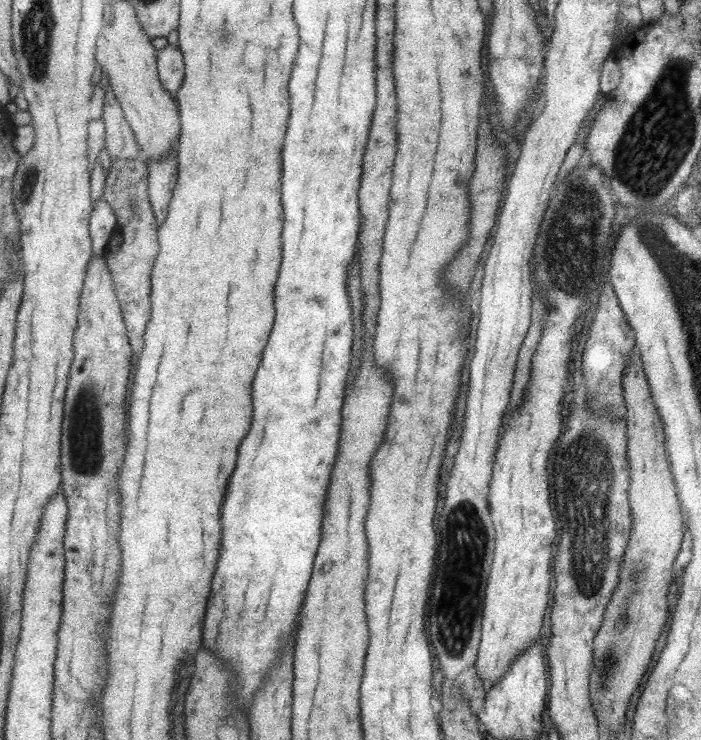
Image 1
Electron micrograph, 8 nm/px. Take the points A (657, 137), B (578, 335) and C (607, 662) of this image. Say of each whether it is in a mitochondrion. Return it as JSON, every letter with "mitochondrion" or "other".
{"A":"mitochondrion","B":"other","C":"mitochondrion"}

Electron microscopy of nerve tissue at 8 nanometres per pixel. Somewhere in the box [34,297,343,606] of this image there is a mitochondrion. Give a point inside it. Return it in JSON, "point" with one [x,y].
{"point":[86,455]}

